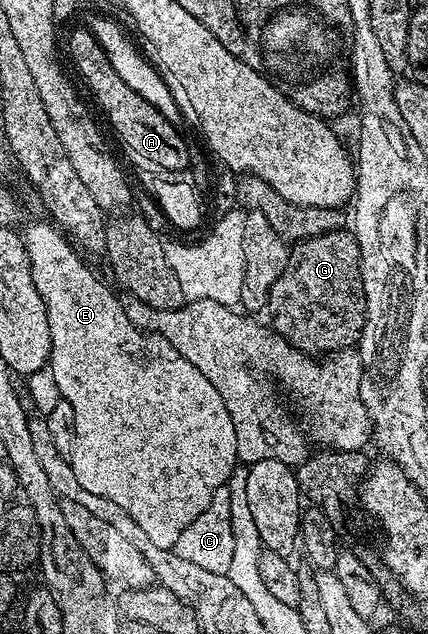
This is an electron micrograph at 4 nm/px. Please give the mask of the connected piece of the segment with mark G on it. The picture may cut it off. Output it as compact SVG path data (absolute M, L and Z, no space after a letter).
M354 231L347 232L323 232L310 236L308 240L300 240L290 249L288 254L288 264L285 266L284 272L277 282L274 282L272 292L269 294L267 308L271 312L270 327L276 336L283 336L287 341L297 348L303 349L308 354L334 354L343 351L344 348L355 348L358 345L363 327L367 321L367 295L365 294L365 286L361 278L361 246L357 242Z

